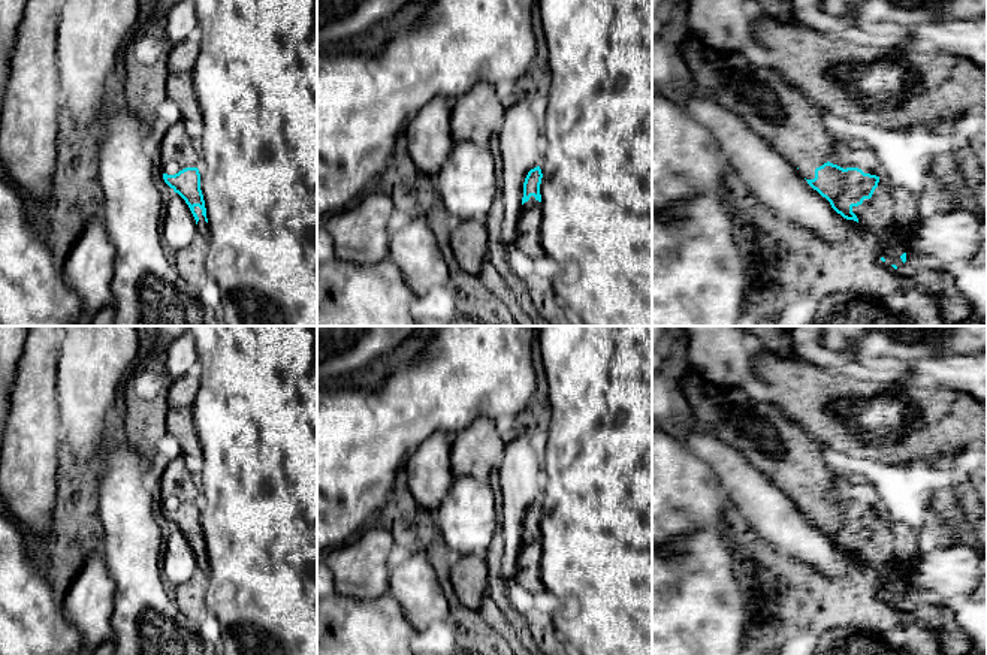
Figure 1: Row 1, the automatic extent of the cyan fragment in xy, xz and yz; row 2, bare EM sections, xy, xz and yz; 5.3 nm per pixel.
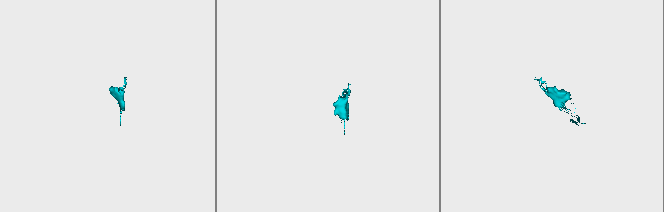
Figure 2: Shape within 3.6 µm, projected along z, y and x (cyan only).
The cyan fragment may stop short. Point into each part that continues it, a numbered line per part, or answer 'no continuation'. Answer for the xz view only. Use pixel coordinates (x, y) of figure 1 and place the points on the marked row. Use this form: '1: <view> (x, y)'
1: xz (528, 240)

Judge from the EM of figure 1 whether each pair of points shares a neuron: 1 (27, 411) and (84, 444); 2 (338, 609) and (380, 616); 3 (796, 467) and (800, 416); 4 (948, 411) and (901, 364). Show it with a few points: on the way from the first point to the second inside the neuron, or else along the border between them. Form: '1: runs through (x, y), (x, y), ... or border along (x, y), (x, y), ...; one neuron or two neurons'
1: border along (56, 397), (62, 441); two neurons
2: runs through (349, 616), (370, 616); one neuron
3: border along (776, 409), (797, 425); two neurons
4: border along (914, 380), (954, 391); two neurons

